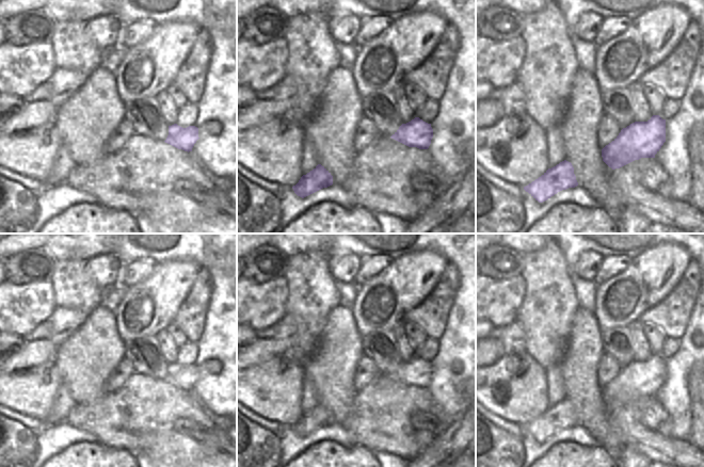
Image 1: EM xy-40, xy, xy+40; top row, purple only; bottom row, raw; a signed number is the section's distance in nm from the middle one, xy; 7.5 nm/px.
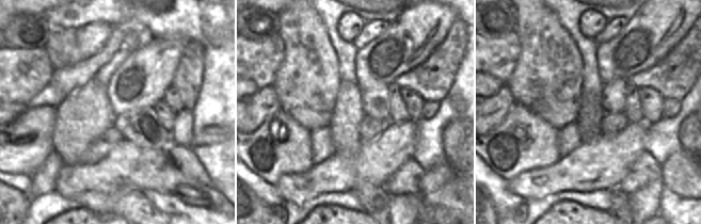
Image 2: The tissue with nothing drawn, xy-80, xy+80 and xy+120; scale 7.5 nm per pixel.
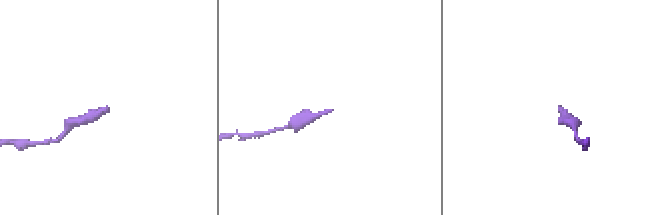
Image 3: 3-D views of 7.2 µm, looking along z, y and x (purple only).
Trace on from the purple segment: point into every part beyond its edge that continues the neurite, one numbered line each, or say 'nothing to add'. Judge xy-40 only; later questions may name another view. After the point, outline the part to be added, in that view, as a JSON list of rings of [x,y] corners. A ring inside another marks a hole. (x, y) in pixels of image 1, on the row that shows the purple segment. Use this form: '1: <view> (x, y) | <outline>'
1: xy-40 (211, 128) | [[[208,122],[198,128],[198,138],[214,136],[222,131],[222,125],[219,122]]]

